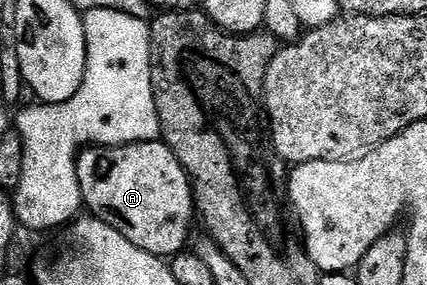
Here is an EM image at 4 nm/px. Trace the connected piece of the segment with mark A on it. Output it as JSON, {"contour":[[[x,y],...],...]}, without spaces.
{"contour":[[[161,139],[83,148],[78,153],[78,181],[85,211],[120,230],[132,246],[163,258],[187,247],[190,223],[196,220],[196,192],[184,166]]]}

